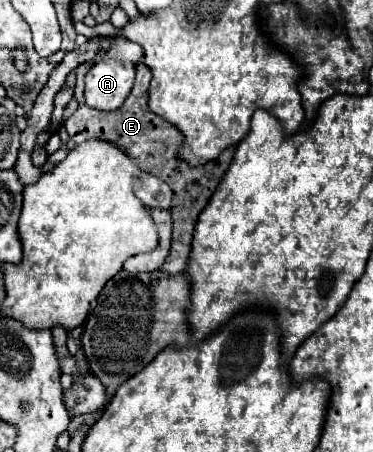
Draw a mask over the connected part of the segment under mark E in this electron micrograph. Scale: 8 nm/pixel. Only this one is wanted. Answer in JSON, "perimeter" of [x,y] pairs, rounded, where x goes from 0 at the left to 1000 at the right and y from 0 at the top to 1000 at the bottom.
{"perimeter":[[[373,139],[367,144],[362,192],[357,192],[351,210],[340,215],[340,223],[314,246],[282,250],[282,246],[239,237],[239,232],[212,232],[201,254],[190,263],[180,263],[174,285],[180,285],[180,294],[190,299],[190,308],[201,316],[223,316],[233,308],[276,308],[276,312],[303,316],[308,325],[335,334],[362,356],[367,369],[378,369],[394,383],[416,383],[421,392],[432,392],[464,418],[458,555],[453,555],[442,582],[426,591],[432,604],[442,604],[448,613],[464,613],[464,608],[491,604],[496,591],[501,591],[507,542],[512,542],[512,529],[517,529],[517,507],[523,507],[523,493],[528,493],[528,476],[544,467],[544,458],[555,454],[555,445],[576,427],[592,392],[603,387],[603,378],[609,378],[609,369],[625,352],[630,325],[603,330],[582,352],[571,352],[566,361],[550,361],[539,369],[507,369],[496,356],[485,356],[475,347],[475,330],[485,325],[485,312],[491,312],[480,285],[453,277],[437,259],[405,250],[399,237],[394,237],[399,179],[405,179],[405,157],[383,139]]]}

